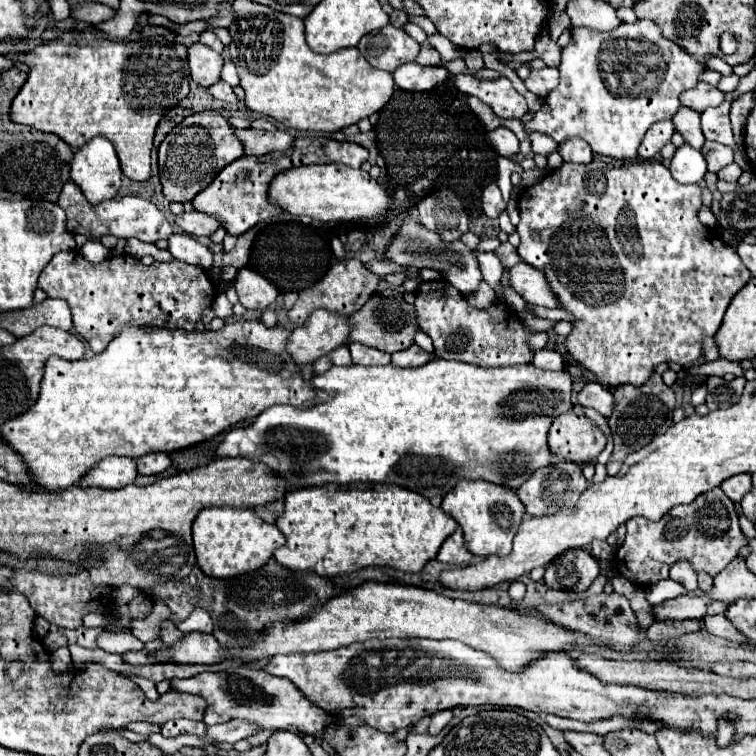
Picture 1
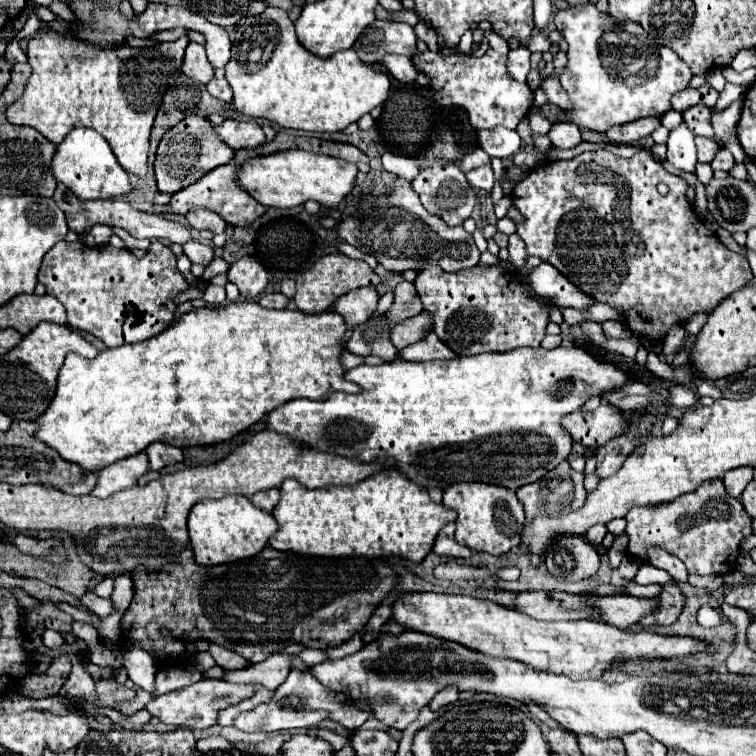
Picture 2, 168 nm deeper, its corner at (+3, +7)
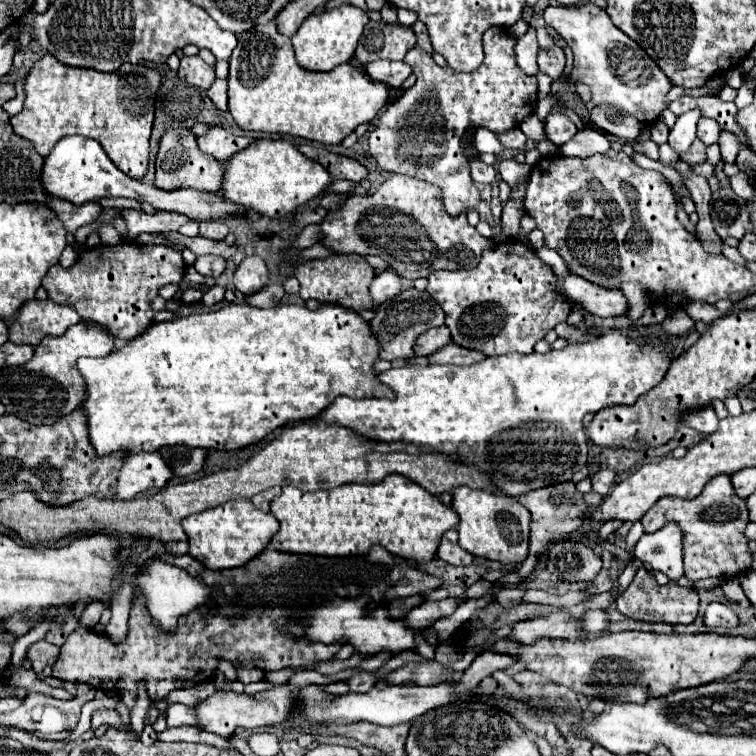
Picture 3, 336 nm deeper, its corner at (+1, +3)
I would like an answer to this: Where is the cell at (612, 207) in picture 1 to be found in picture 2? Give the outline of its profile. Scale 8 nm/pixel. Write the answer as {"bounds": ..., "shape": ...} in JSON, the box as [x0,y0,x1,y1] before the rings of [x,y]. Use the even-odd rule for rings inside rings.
{"bounds":[513,148,753,340],"shape":[[[601,148],[583,152],[571,160],[535,166],[515,184],[513,204],[525,218],[517,234],[525,242],[529,256],[549,262],[581,292],[609,304],[633,334],[663,340],[673,326],[693,314],[711,314],[721,300],[747,286],[753,278],[747,258],[723,246],[715,232],[695,214],[685,196],[687,188],[689,184],[681,176],[667,172],[647,150],[639,150],[631,158],[621,158]],[[659,184],[667,186],[667,194],[659,192]]]}

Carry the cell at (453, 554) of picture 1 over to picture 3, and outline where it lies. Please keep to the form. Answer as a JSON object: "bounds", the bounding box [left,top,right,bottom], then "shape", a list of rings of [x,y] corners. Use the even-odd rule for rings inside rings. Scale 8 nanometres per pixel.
{"bounds":[437,530,473,566],"shape":[[[449,530],[443,534],[437,556],[441,560],[445,560],[449,564],[457,564],[457,566],[467,566],[473,562],[473,556],[457,544],[457,530]]]}

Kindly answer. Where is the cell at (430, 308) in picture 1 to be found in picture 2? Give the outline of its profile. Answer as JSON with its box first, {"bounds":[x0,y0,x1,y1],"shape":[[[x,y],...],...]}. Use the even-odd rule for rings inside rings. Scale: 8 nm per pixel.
{"bounds":[415,266,549,356],"shape":[[[427,266],[417,274],[415,288],[423,310],[433,316],[433,332],[457,356],[509,352],[523,346],[537,348],[549,324],[545,304],[533,298],[527,286],[499,266],[475,266],[453,274],[437,266]]]}

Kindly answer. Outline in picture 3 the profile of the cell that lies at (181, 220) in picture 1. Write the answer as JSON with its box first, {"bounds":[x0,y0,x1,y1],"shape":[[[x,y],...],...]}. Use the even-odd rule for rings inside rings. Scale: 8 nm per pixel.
{"bounds":[199,220,229,240],"shape":[[[203,220],[199,222],[199,236],[203,238],[211,238],[211,240],[225,240],[225,236],[229,234],[229,228],[225,226],[223,220]]]}

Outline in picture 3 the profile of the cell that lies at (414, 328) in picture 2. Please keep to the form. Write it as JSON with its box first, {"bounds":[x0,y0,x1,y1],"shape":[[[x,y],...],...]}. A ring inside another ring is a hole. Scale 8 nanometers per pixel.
{"bounds":[415,326,451,356],"shape":[[[439,326],[439,328],[431,328],[429,332],[425,332],[423,336],[419,336],[419,340],[415,342],[415,352],[419,356],[431,356],[431,352],[441,350],[443,346],[447,346],[451,342],[451,332],[447,326]]]}

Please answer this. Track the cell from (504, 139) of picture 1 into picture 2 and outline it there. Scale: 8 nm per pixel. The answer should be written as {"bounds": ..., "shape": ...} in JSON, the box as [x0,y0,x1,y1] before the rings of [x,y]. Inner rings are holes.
{"bounds":[479,126,521,158],"shape":[[[495,126],[493,130],[479,130],[481,148],[495,158],[511,158],[521,150],[521,138],[517,130],[509,130],[505,126]]]}

